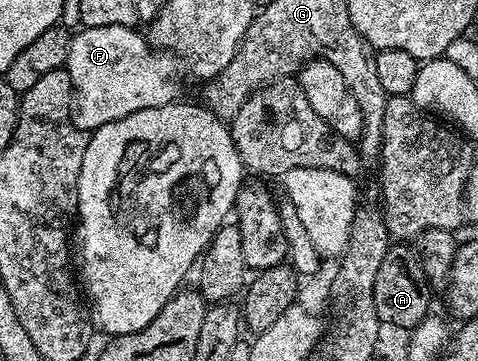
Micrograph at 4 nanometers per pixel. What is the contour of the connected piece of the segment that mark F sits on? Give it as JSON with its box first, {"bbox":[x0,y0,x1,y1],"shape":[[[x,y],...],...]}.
{"bbox":[65,25,180,131],"shape":[[[109,25],[83,27],[72,34],[65,70],[71,78],[75,124],[83,131],[96,131],[101,125],[109,125],[109,121],[121,121],[121,117],[129,117],[129,113],[137,113],[141,109],[157,109],[157,105],[169,105],[180,98],[180,60],[170,51],[153,49],[146,34],[139,32],[138,35],[137,32],[135,27]]]}

